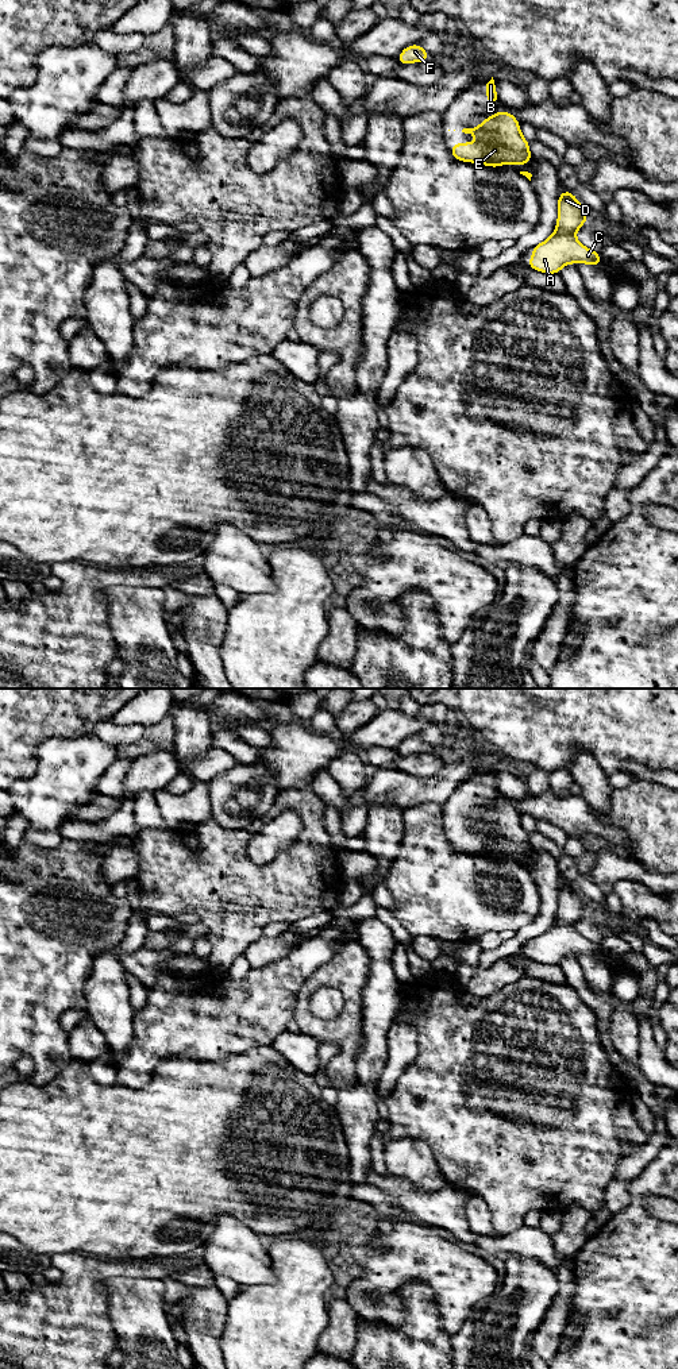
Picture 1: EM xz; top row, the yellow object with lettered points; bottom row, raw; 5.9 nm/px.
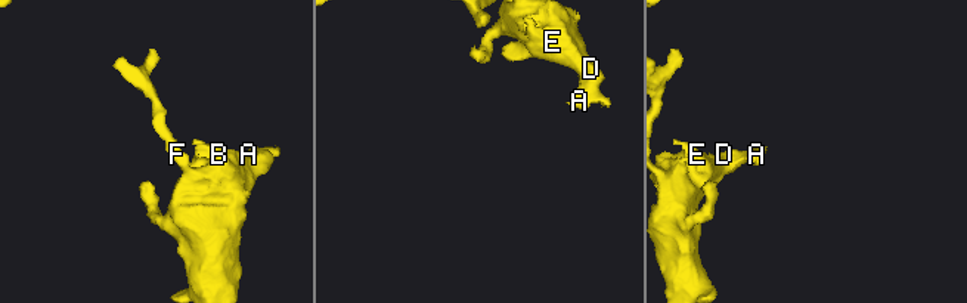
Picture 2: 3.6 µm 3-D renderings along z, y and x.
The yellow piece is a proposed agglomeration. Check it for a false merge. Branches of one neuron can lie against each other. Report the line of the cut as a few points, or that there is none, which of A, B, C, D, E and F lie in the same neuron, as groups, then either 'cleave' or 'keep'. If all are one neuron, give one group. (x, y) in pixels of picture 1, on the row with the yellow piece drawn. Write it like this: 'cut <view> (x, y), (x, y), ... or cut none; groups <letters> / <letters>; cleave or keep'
cut none; groups A B C D E F; keep

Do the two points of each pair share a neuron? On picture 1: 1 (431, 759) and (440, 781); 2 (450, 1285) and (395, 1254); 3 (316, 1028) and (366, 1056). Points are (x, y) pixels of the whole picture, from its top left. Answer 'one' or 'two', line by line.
1: two
2: one
3: two

